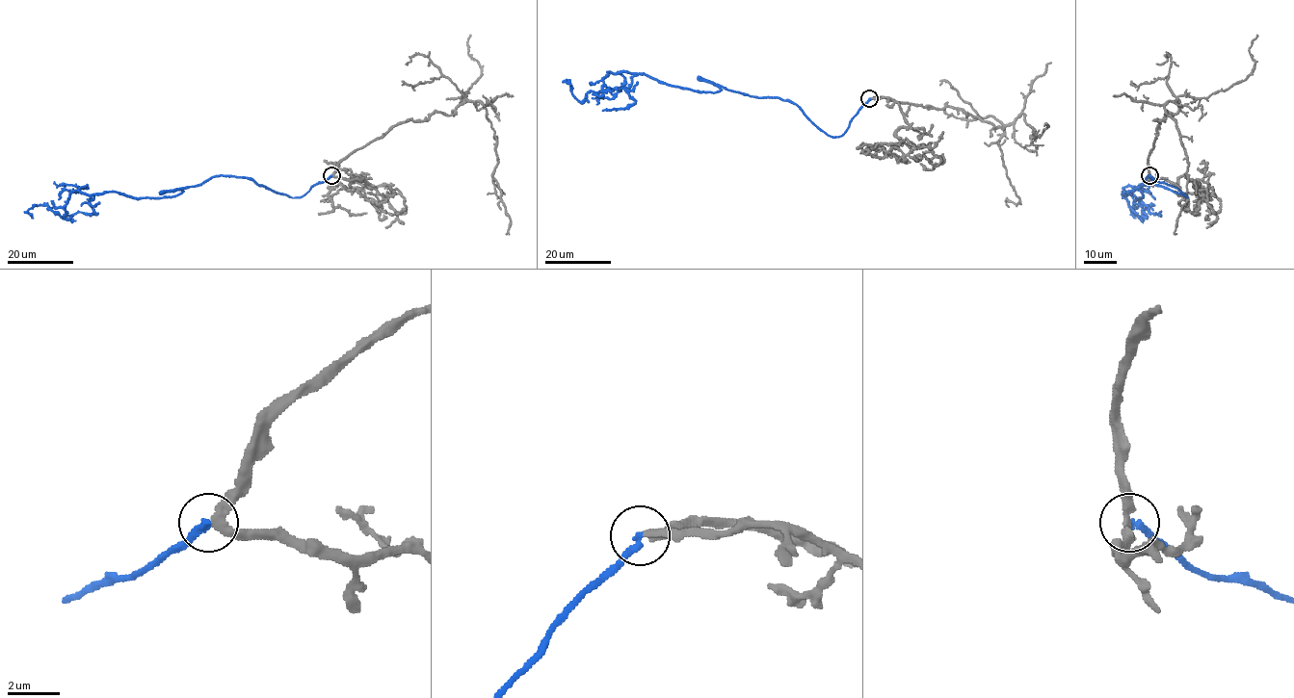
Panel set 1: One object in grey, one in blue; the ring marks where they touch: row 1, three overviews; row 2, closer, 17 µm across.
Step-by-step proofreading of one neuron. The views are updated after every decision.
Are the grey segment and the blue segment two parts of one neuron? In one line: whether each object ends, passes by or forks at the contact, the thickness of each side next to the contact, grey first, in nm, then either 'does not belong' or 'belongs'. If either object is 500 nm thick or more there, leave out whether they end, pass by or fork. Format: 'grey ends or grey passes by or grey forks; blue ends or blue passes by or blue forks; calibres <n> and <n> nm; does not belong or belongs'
grey passes by; blue ends; calibres 280 and 240 nm; does not belong

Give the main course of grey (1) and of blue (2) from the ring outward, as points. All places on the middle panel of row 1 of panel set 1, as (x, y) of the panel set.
1: (870, 98), (960, 108), (994, 127), (1023, 114), (1035, 138), (1043, 126)
2: (869, 98), (831, 137), (790, 101), (721, 87), (619, 71), (578, 101), (571, 85)

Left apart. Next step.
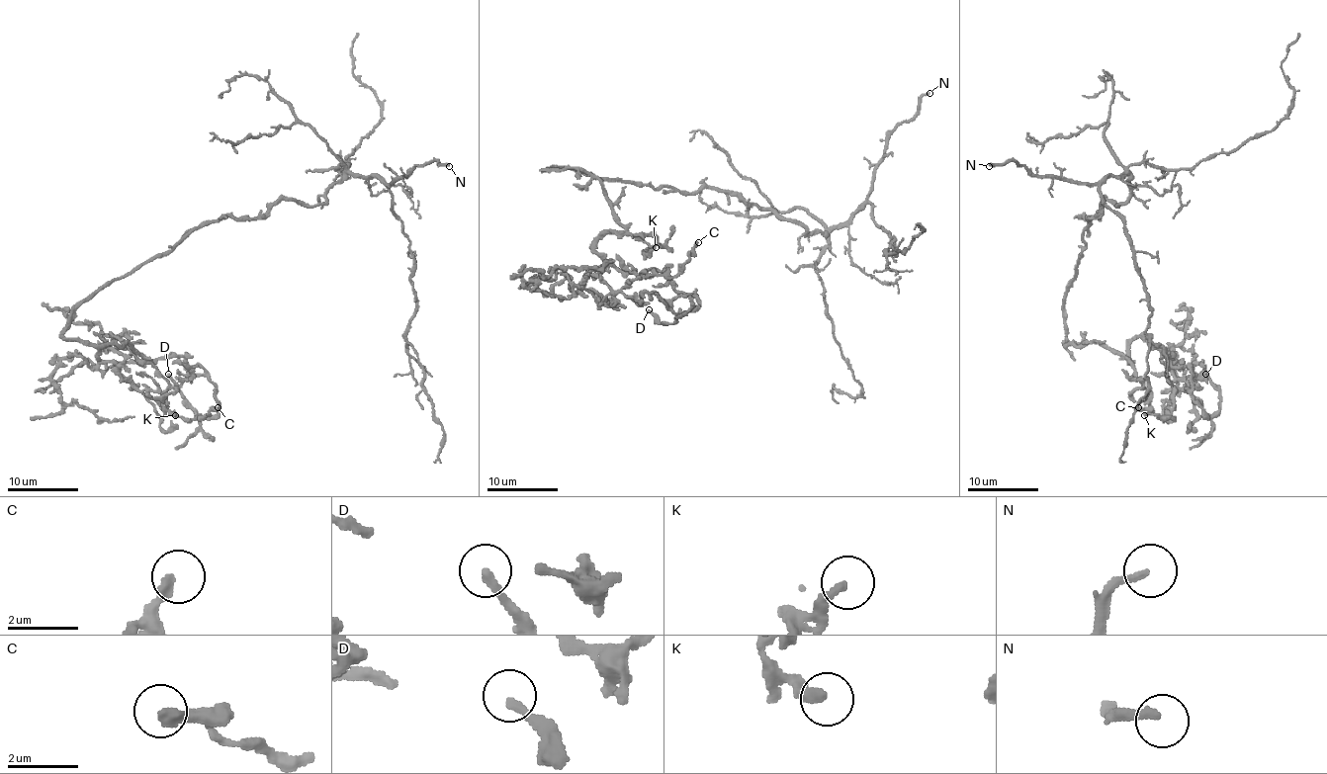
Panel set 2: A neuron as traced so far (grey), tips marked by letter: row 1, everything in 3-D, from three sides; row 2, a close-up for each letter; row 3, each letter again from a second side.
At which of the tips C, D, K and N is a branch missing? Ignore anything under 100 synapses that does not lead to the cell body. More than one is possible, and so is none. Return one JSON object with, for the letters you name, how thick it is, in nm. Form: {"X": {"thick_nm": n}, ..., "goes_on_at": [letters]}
{"N": {"thick_nm": 220}, "goes_on_at": ["N"]}

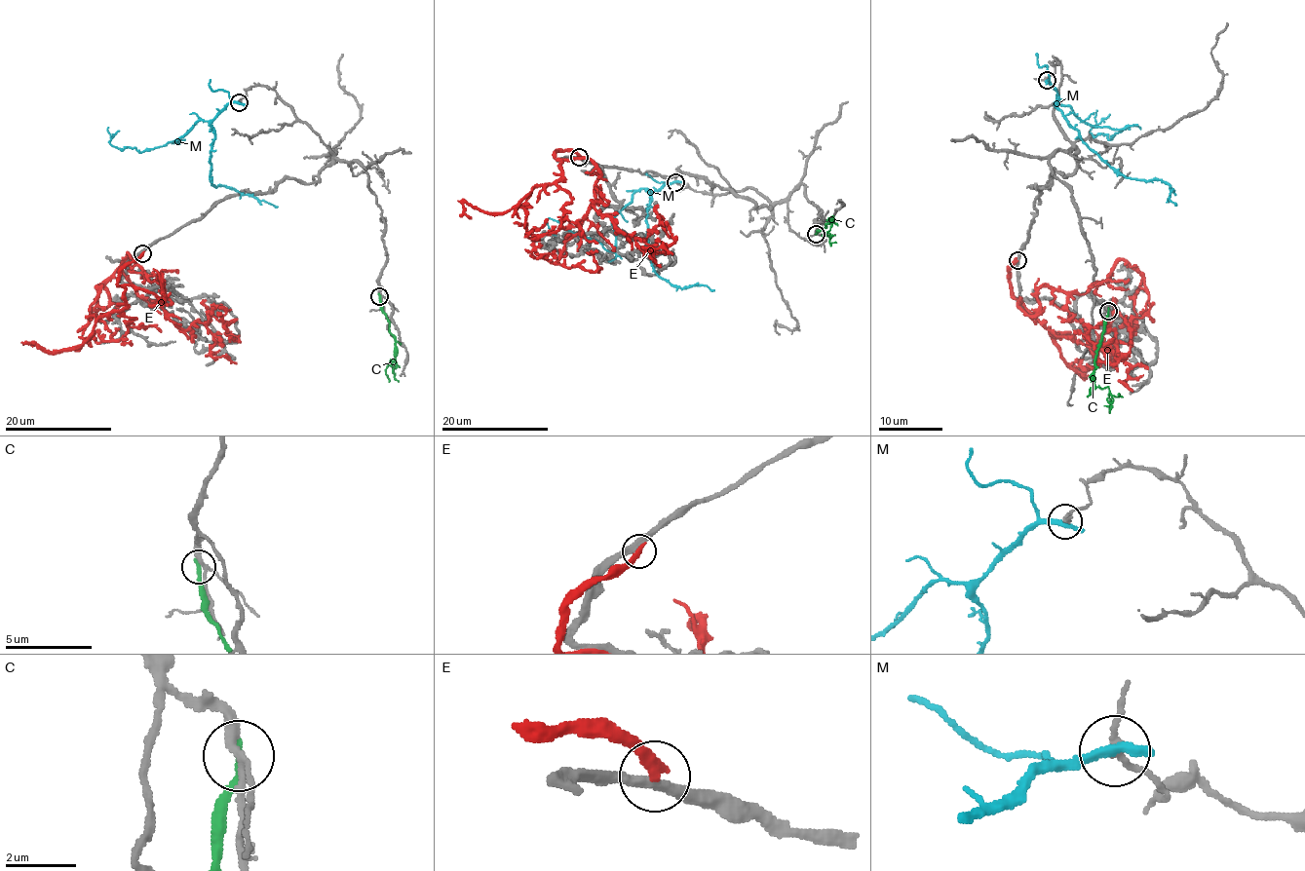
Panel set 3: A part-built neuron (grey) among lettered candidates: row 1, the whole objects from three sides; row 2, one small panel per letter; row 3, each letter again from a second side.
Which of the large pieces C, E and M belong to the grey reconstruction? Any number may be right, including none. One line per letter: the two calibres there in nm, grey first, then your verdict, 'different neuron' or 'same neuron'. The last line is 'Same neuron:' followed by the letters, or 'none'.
C: 200 nm thick on the grey side, 220 nm on the other; different neuron
E: 340 nm thick on the grey side, 400 nm on the other; different neuron
M: 200 nm thick on the grey side, 360 nm on the other; different neuron
Same neuron: none

